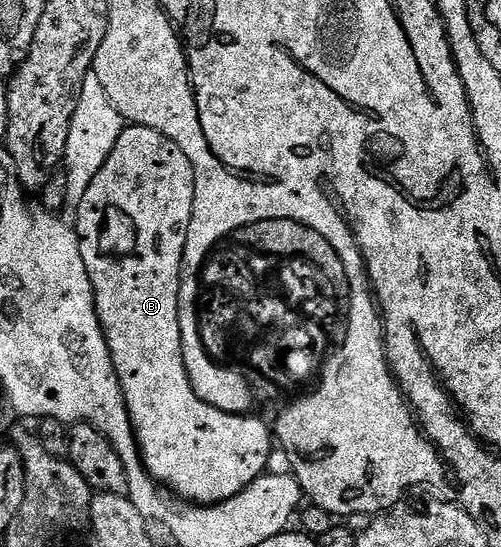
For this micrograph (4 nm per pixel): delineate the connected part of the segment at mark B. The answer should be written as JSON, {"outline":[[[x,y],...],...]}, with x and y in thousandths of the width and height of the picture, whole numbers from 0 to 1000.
{"outline":[[[250,229],[244,249],[236,249],[236,263],[228,263],[228,278],[204,300],[196,322],[176,333],[172,351],[160,364],[148,397],[152,430],[160,435],[164,475],[172,483],[172,497],[180,505],[184,536],[192,541],[192,569],[200,580],[200,598],[208,603],[208,620],[220,636],[224,664],[240,697],[240,707],[251,731],[255,759],[263,770],[263,788],[271,793],[271,810],[279,814],[279,835],[287,839],[287,854],[321,888],[343,898],[353,910],[397,921],[425,925],[431,918],[449,918],[459,907],[483,899],[509,874],[533,861],[533,837],[547,821],[547,793],[527,771],[505,761],[443,753],[419,739],[411,739],[387,717],[379,702],[379,687],[371,680],[371,665],[363,651],[363,607],[355,585],[355,534],[359,532],[359,492],[363,490],[365,455],[371,444],[373,417],[379,411],[381,389],[387,388],[387,307],[379,307],[379,293],[371,293],[371,278],[355,271],[323,241],[307,241],[307,234]]]}

